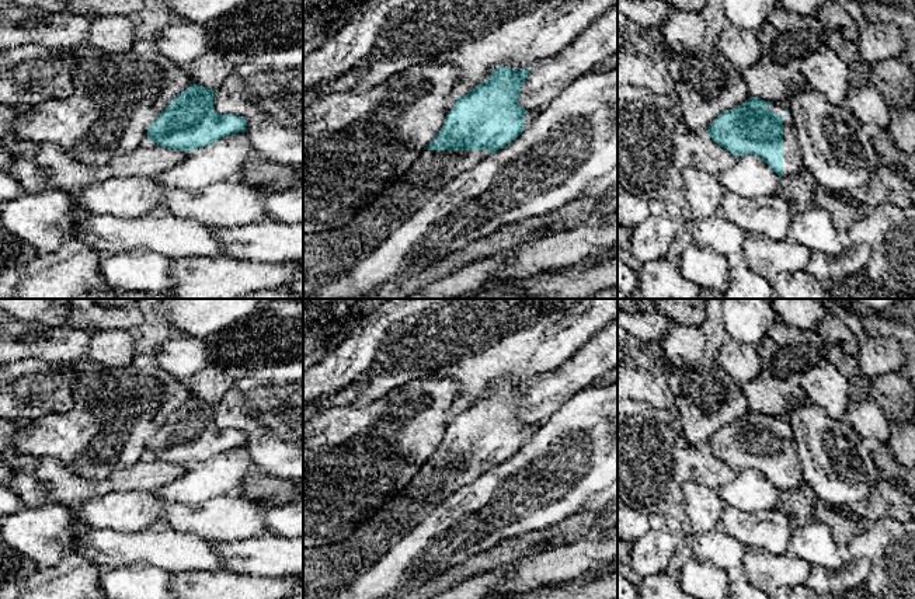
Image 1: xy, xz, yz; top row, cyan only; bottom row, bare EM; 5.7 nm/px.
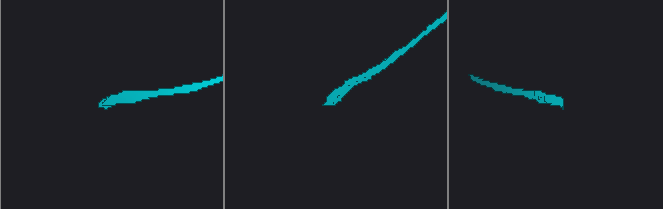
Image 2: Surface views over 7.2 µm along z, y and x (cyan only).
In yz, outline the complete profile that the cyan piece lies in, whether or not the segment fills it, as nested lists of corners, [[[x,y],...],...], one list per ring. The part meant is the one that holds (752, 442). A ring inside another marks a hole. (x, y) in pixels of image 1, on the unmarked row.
[[[751,411],[745,418],[721,426],[710,438],[706,449],[734,471],[742,469],[761,471],[779,491],[799,490],[803,484],[790,425],[777,417]]]

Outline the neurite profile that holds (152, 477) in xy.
[[[11,452],[4,463],[13,469],[7,484],[24,506],[45,504],[77,508],[80,504],[114,491],[143,490],[157,492],[187,471],[187,466],[146,456],[131,467],[104,480],[87,480],[55,457],[34,457]]]

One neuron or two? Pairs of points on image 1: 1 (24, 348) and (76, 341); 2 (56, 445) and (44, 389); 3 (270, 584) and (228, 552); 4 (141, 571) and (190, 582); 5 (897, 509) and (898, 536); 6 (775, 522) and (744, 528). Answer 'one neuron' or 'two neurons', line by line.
1: one neuron
2: two neurons
3: two neurons
4: two neurons
5: two neurons
6: one neuron

